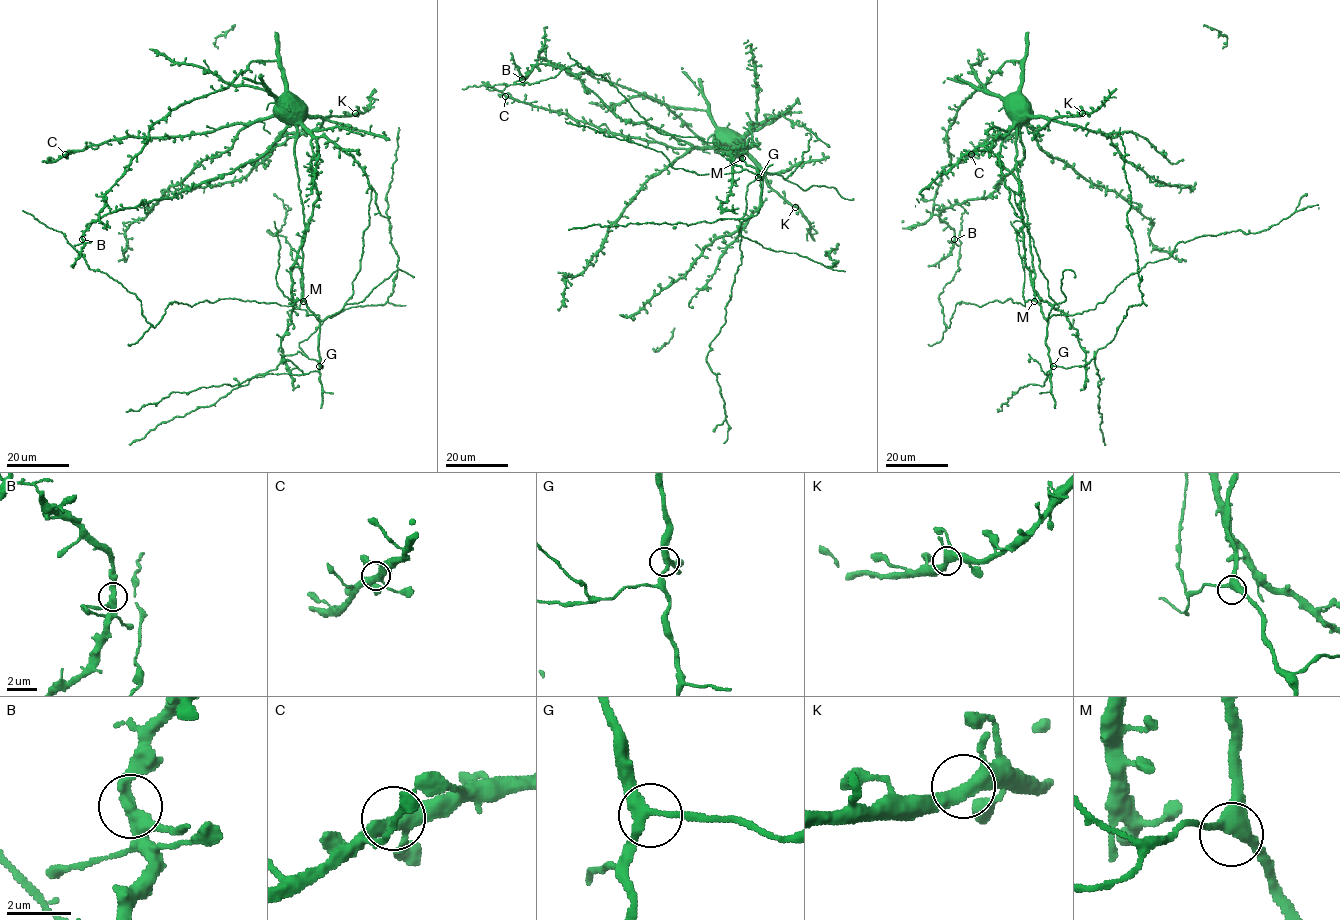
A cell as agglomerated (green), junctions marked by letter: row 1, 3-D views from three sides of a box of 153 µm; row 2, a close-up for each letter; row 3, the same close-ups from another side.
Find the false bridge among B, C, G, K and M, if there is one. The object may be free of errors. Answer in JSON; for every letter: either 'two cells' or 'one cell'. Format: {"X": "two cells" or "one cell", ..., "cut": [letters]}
{"B": "one cell", "C": "one cell", "G": "one cell", "K": "one cell", "M": "one cell", "cut": []}

